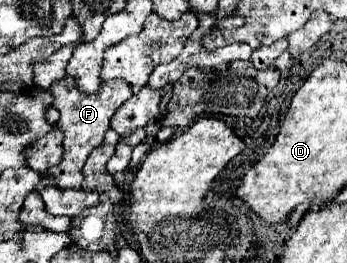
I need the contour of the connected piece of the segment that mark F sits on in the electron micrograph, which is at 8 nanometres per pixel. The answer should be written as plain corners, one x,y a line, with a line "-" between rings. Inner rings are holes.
64,76
56,80
50,86
50,92
54,94
54,108
60,112
58,126
64,130
64,156
62,162
48,170
48,174
54,176
58,186
66,188
80,188
82,184
82,166
86,164
90,152
102,144
106,130
110,128
110,118
114,112
132,96
132,90
128,82
122,80
108,80
100,84
100,90
96,94
82,94
78,90
74,76

